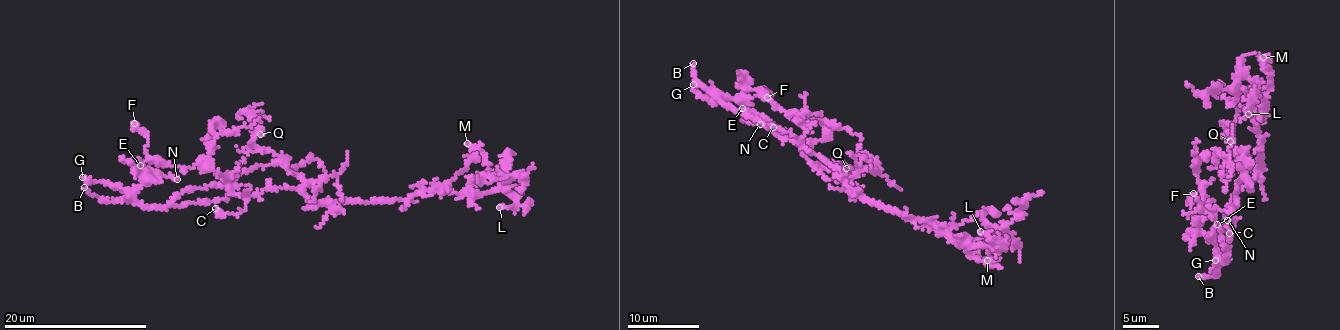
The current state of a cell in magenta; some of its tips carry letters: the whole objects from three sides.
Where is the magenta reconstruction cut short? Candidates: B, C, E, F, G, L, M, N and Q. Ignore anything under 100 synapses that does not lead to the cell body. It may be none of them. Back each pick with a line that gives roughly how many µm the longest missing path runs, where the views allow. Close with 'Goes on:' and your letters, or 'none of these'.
B: 40 µm
Goes on: B

